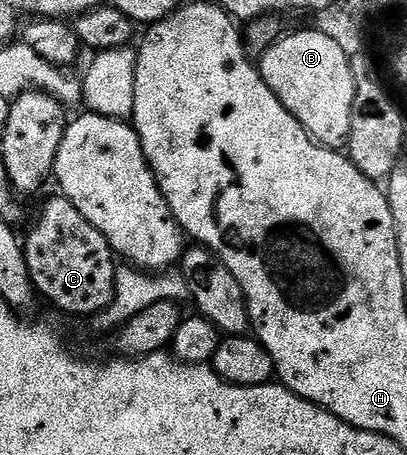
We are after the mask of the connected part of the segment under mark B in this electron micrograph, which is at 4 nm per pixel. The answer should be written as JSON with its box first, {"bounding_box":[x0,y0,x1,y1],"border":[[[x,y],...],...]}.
{"bounding_box":[259,30,355,150],"border":[[[316,30],[310,32],[297,32],[294,36],[289,34],[282,35],[281,39],[268,48],[267,51],[260,53],[259,67],[261,77],[271,86],[275,98],[283,102],[287,111],[296,118],[303,130],[317,143],[325,148],[341,150],[348,145],[349,135],[351,134],[351,110],[355,102],[355,78],[351,74],[349,65],[350,55],[343,52],[343,48],[332,38],[327,38],[326,34]]]}

